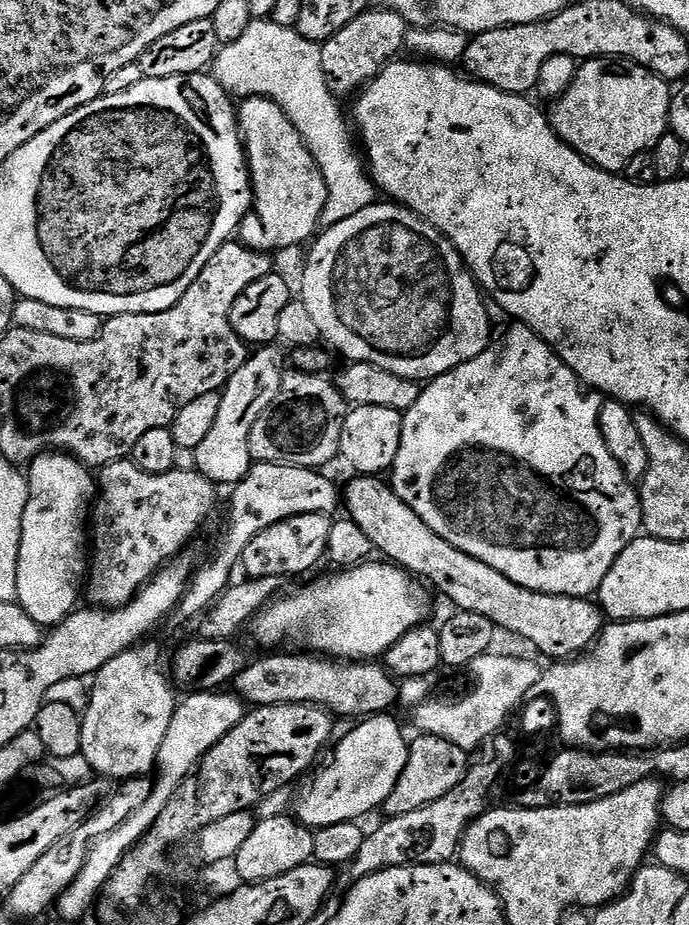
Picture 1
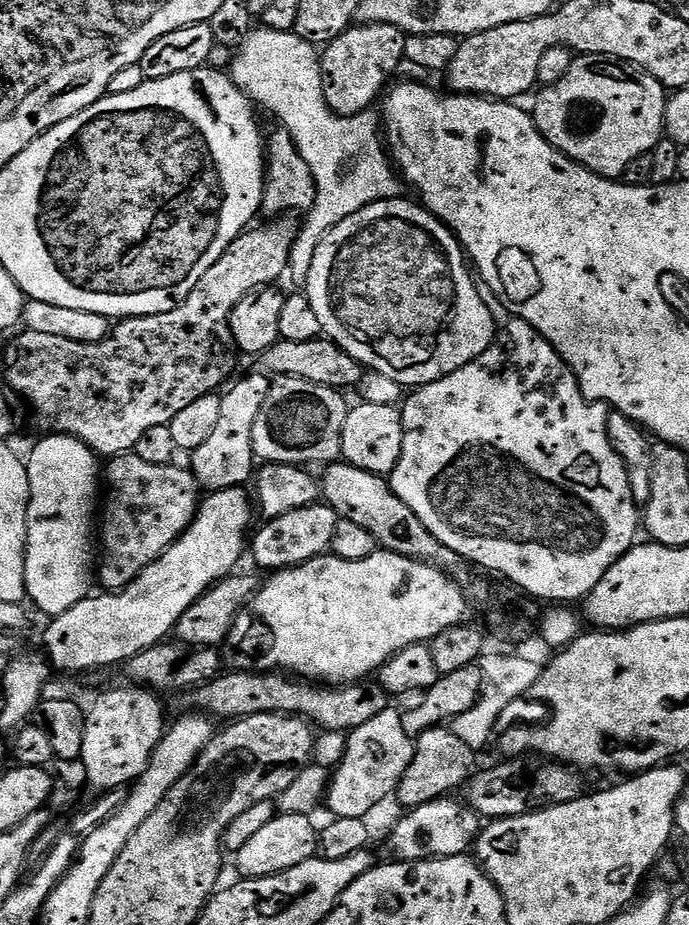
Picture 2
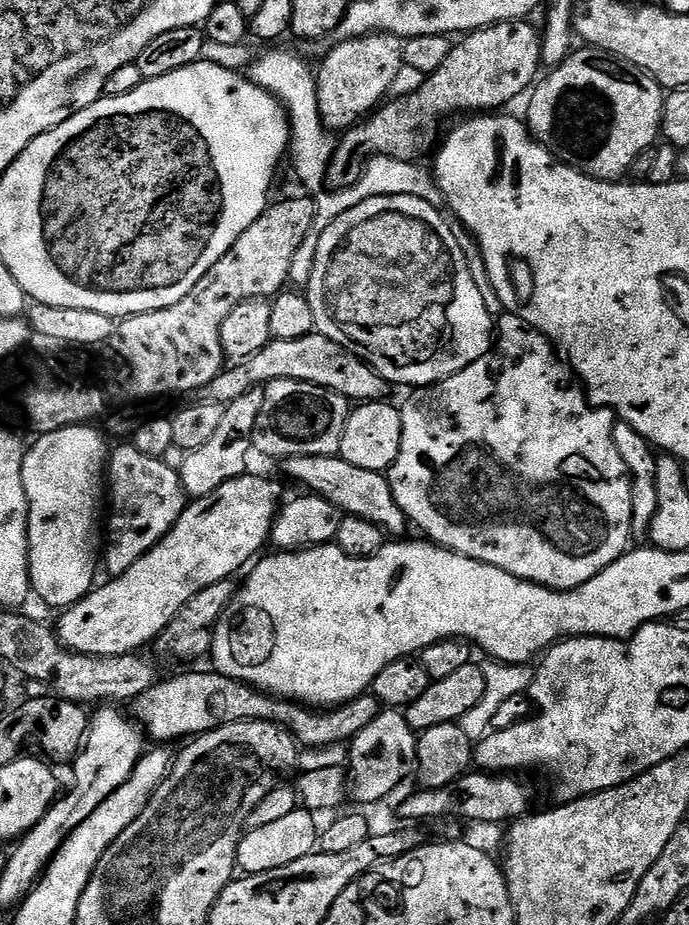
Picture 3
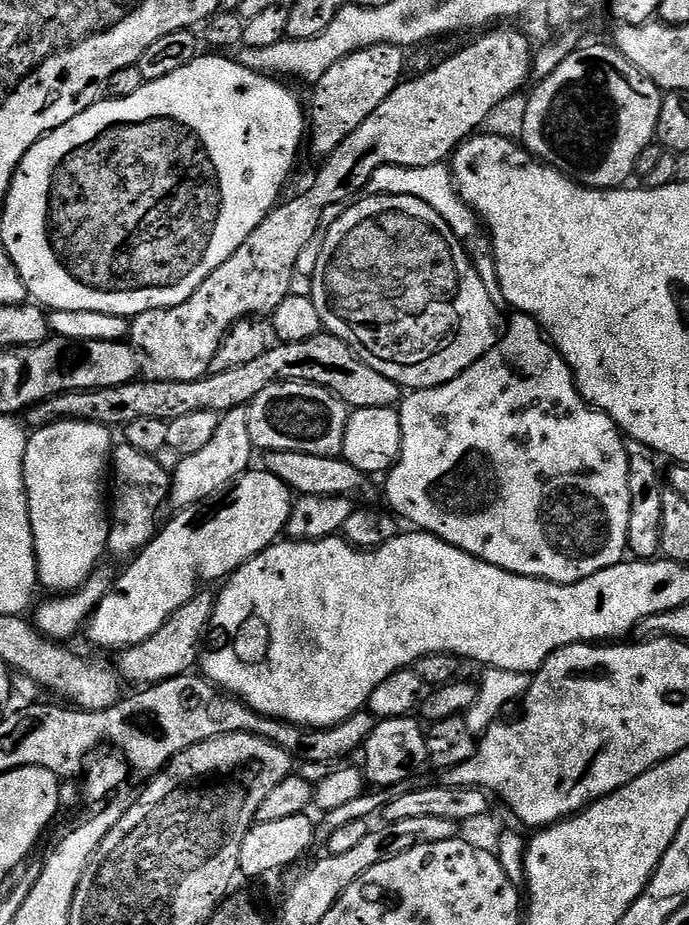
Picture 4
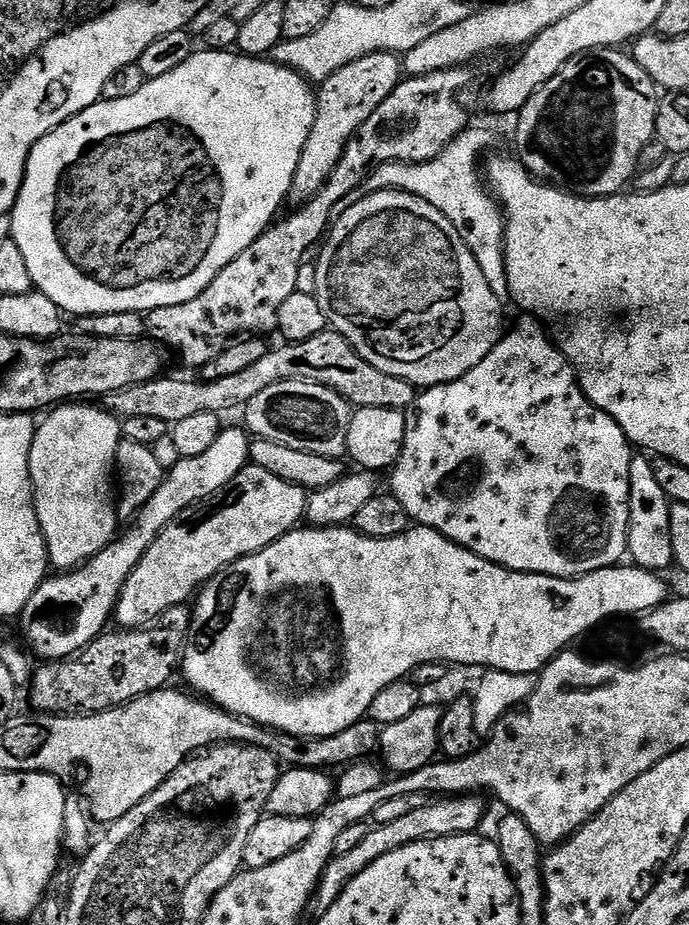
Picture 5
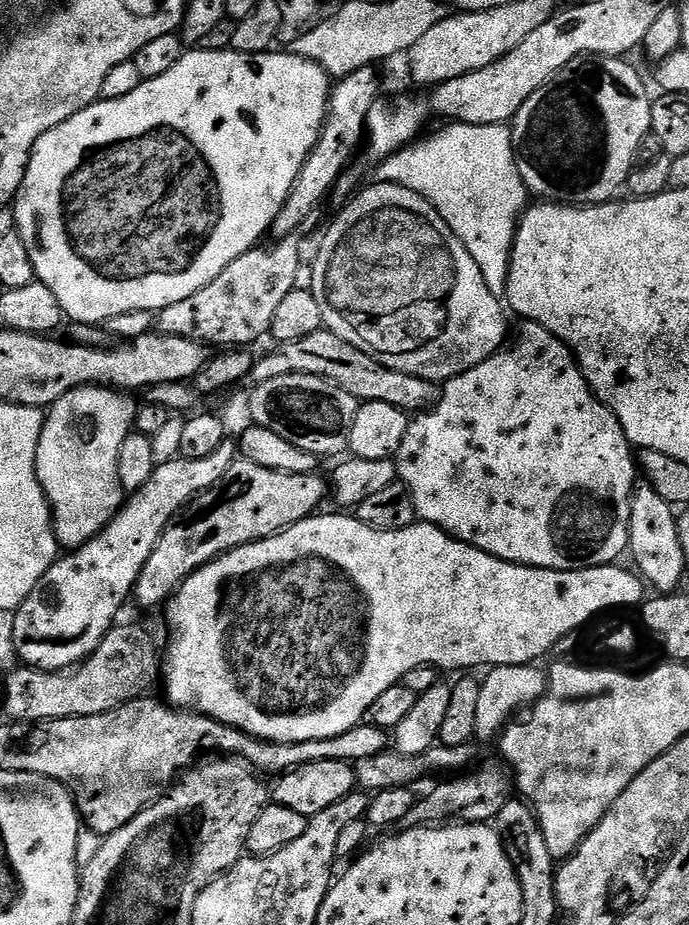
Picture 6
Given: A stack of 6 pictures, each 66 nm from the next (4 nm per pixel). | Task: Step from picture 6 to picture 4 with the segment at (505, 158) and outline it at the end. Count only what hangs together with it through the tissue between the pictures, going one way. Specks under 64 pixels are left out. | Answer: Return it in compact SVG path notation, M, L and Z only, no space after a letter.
M447 163L435 164L434 166L422 166L421 168L403 168L402 166L382 166L374 170L366 189L370 196L409 196L426 202L454 230L454 234L464 245L468 258L476 268L478 278L482 278L482 286L486 286L486 294L490 294L490 302L497 306L504 304L502 286L498 282L498 270L496 259L492 253L492 241L489 233L482 227L482 221L476 214L475 208L465 204L464 199L456 190L456 181L451 167Z

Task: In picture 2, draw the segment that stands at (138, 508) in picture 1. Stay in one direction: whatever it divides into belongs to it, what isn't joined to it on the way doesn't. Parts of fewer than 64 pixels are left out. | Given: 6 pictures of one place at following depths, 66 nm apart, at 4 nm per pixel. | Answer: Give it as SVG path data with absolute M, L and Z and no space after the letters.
M135 451L126 452L123 456L114 456L107 461L106 464L106 488L108 484L108 497L102 500L102 515L98 520L98 580L105 585L108 590L119 590L125 588L130 582L134 582L134 578L139 576L140 571L146 566L150 566L150 562L157 560L166 549L168 549L174 541L190 526L190 522L196 516L197 507L202 499L201 489L198 487L195 476L187 468L179 468L170 464L155 464L154 462L145 462L142 458L136 456Z

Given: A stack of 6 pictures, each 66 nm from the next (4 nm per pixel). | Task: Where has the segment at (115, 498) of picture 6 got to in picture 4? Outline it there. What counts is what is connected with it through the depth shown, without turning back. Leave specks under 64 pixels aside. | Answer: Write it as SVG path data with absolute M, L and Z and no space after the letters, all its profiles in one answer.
M60 420L45 428L37 428L28 437L28 449L24 459L24 485L28 491L28 505L30 506L30 520L32 522L32 533L35 536L36 546L36 571L41 585L49 588L52 594L71 594L86 583L97 571L96 563L108 552L108 535L112 529L110 523L110 504L106 499L106 488L104 492L104 479L110 476L110 457L114 451L113 429L105 428L102 424L95 424L89 420Z

